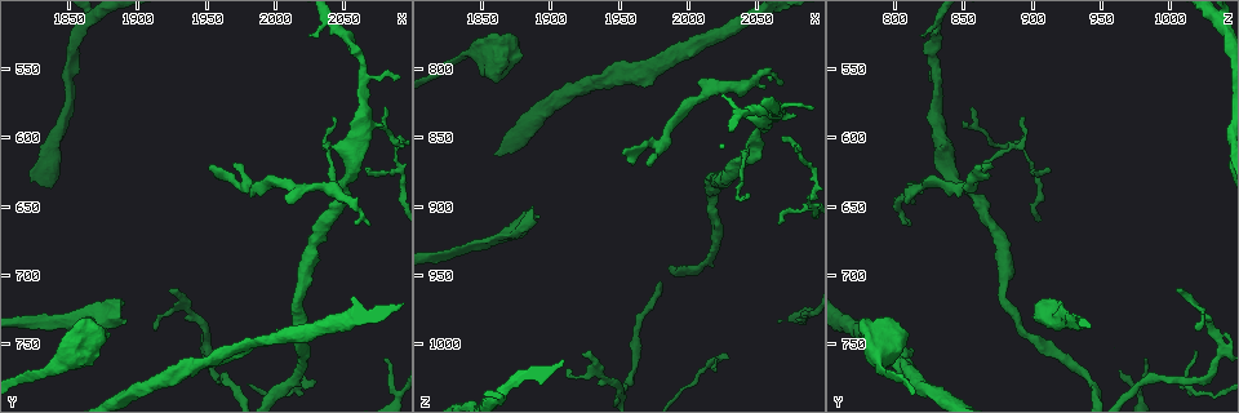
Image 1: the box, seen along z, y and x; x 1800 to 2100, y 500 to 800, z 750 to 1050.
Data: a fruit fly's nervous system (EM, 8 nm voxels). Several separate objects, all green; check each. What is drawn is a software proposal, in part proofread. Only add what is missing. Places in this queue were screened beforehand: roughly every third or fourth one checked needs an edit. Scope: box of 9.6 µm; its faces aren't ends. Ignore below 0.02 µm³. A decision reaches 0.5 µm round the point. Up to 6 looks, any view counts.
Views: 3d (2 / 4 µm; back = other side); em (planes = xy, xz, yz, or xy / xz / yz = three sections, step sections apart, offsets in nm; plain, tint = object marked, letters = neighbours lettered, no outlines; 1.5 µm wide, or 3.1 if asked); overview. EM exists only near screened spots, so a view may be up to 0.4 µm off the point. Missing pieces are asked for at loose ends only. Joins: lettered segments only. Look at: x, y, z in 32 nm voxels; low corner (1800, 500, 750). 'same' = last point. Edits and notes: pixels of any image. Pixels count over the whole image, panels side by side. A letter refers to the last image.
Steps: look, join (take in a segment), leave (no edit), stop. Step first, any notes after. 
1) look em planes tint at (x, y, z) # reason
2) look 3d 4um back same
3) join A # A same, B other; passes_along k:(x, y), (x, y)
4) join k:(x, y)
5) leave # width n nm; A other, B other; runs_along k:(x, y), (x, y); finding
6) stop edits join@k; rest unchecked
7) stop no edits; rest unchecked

look em planes letters at (1924, 710, 1006) # an open end

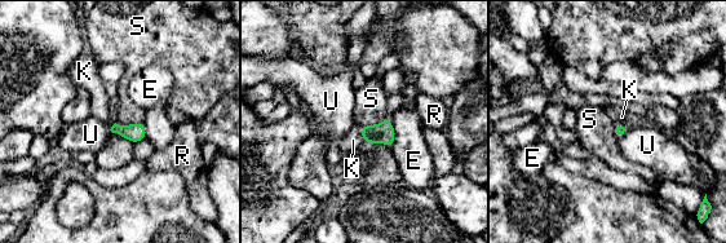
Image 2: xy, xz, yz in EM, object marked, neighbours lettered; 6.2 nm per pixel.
join K # width 80 nm; E other, K same, R other, S other, U other; passes_along 2:(383, 132), (361, 133), (353, 140); the cell continues

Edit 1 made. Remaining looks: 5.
look 3d 4um back at (2064, 624, 914) # tapers out

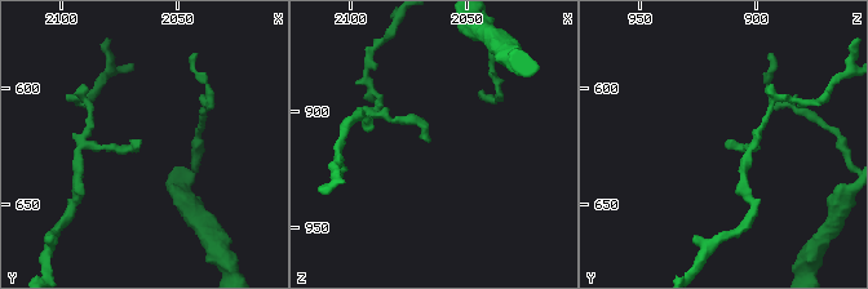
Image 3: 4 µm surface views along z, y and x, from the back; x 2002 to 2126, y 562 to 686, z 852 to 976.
look em xz step 8 tint at (2066, 621, 912)

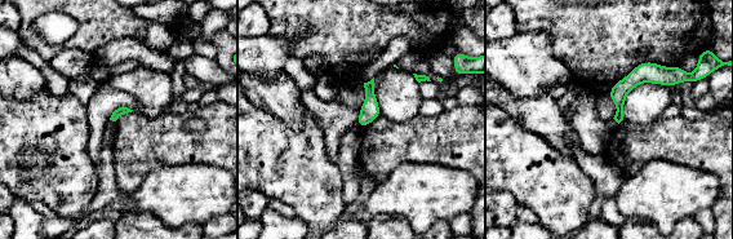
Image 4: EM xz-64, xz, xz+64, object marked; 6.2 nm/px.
look em xy step 8 letters same # cut it another way

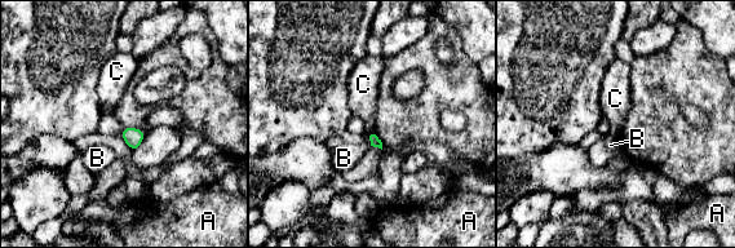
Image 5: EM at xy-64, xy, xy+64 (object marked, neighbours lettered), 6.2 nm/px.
leave # A other, B other, C other; border 5:(373, 129), (367, 134); none of them fits

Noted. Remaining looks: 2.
look em xy step 4 letters at (1970, 754, 812) # an open end

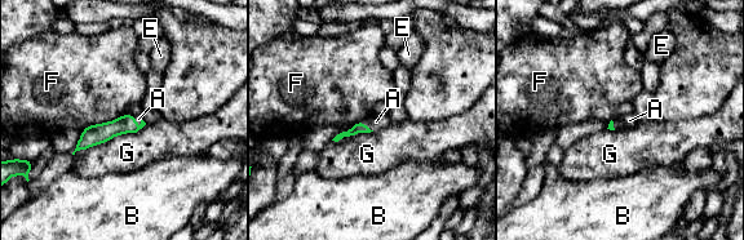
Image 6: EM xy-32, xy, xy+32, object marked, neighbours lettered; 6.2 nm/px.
look em planes letters same

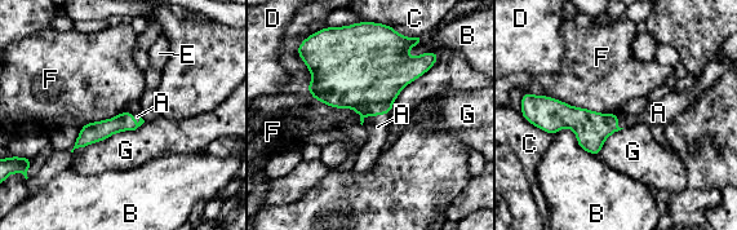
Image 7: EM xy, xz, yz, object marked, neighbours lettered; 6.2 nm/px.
join A # longest_contact G 500 nm; A same, B other, C other, D other, E other, F other, G other; it goes on there

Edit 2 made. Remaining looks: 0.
stop edits join@2, join@7; rest unchecked

